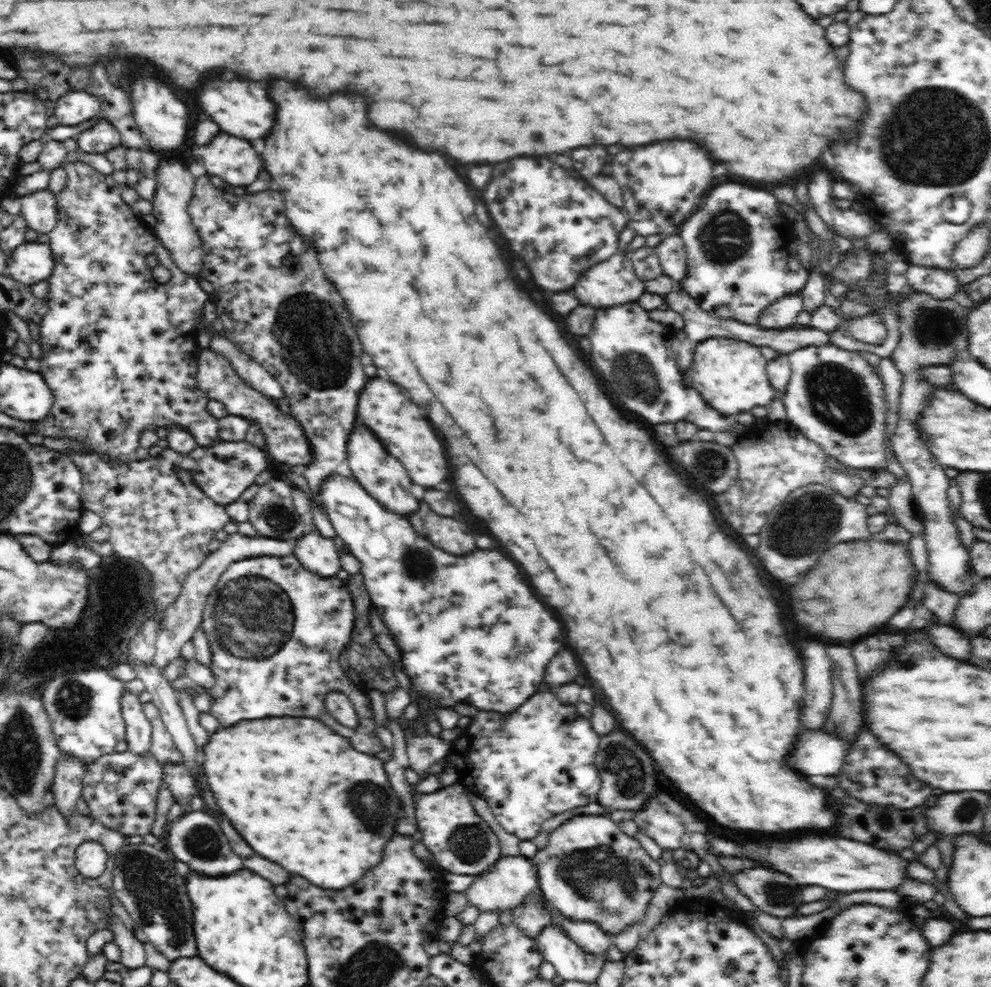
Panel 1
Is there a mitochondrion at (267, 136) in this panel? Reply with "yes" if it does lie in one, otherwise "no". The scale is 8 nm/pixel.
no

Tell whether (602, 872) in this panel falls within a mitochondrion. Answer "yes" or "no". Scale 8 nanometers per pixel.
yes

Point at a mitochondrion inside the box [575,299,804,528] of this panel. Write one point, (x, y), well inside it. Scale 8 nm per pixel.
(635, 372)

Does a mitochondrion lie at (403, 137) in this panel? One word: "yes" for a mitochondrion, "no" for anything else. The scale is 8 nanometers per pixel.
no

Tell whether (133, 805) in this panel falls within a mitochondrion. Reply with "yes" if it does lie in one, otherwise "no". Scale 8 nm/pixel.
yes

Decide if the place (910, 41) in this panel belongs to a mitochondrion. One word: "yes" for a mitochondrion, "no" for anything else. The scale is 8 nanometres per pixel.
no

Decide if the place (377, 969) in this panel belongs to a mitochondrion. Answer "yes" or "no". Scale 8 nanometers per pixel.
yes

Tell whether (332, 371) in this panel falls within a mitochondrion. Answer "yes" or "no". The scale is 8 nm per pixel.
yes

